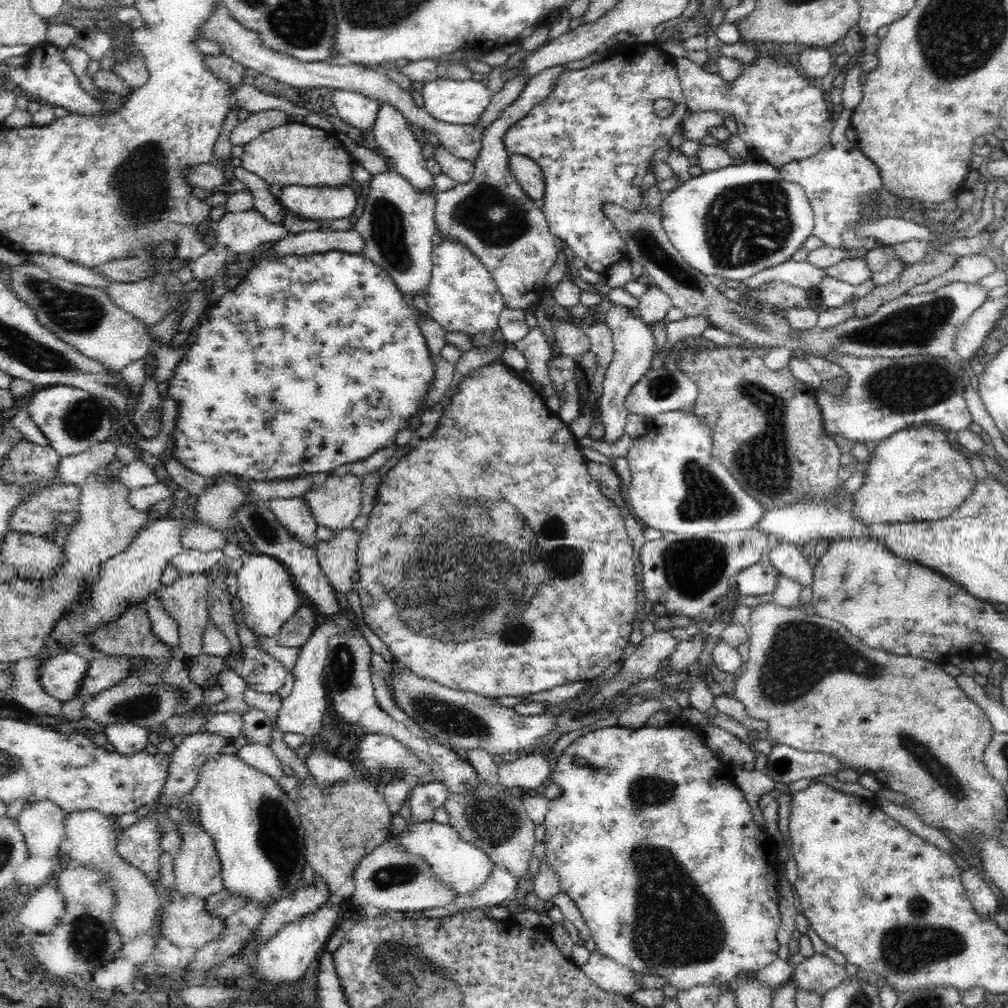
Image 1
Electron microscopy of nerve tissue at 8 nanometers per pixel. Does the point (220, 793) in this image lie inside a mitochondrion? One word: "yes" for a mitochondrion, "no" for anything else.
no

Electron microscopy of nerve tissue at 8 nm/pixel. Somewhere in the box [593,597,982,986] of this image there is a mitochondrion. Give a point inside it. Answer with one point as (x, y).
(674, 925)

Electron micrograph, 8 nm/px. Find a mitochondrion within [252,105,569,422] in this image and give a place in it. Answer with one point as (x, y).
(492, 214)

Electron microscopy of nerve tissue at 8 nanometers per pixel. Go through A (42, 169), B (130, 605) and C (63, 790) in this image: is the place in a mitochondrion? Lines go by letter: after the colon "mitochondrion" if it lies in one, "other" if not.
A: other
B: other
C: other

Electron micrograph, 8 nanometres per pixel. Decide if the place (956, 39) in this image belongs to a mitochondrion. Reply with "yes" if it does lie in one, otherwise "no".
yes

